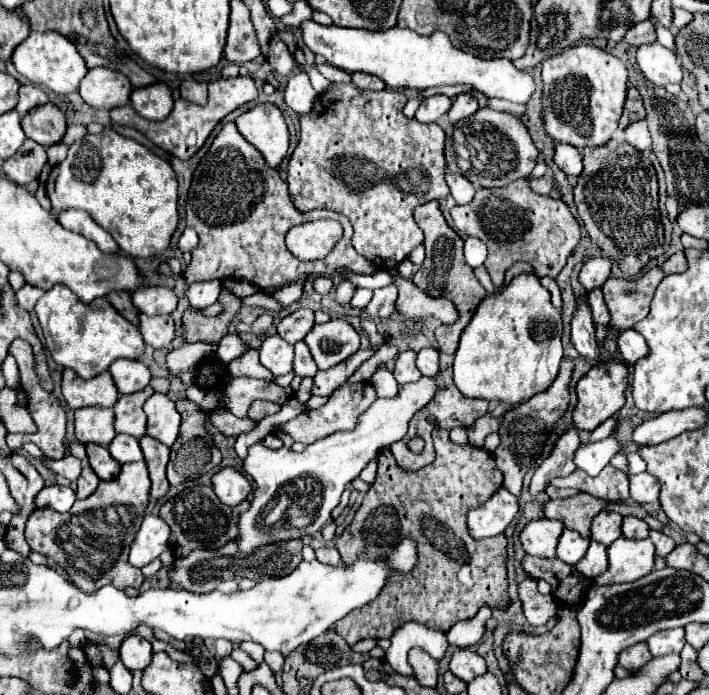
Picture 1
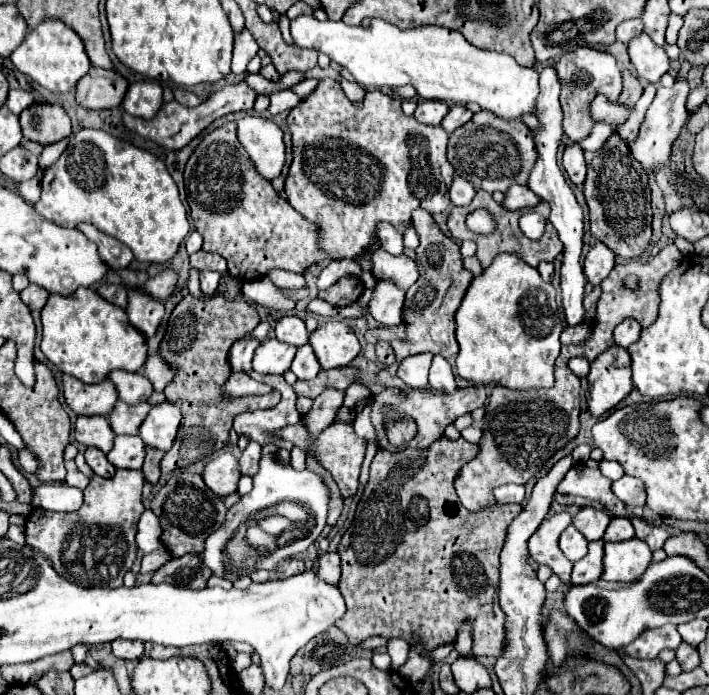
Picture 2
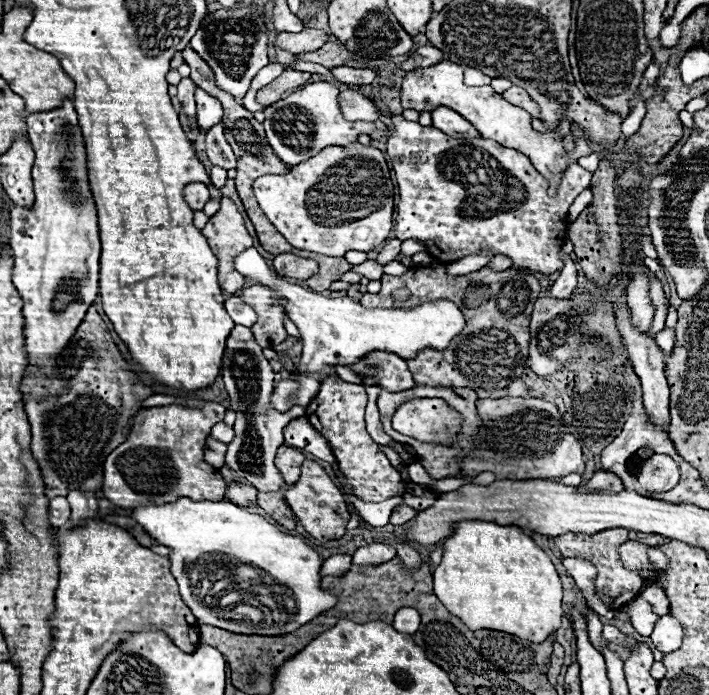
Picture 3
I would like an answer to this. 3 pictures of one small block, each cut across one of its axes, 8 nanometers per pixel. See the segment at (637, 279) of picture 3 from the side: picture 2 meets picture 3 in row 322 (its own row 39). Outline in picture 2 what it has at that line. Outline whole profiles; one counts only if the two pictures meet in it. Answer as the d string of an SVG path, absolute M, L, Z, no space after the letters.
M648 34L636 36L628 46L630 46L630 60L632 60L632 66L636 68L638 78L652 84L660 82L660 78L670 68L670 60L664 48L656 46L652 38L648 38Z

